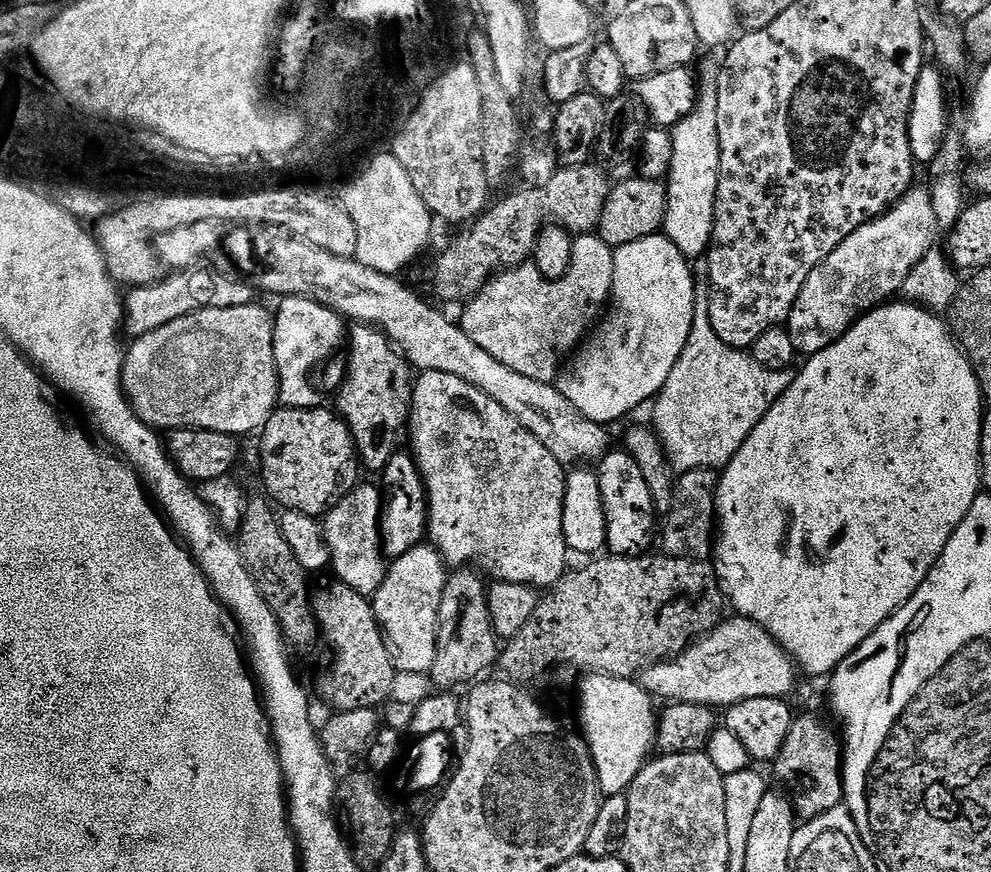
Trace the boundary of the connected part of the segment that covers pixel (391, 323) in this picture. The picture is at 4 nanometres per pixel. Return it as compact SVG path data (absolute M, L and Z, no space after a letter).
M289 234L285 241L278 242L273 238L260 240L254 248L255 255L261 256L271 262L276 269L276 284L282 287L281 295L298 296L303 295L308 300L318 302L327 308L333 308L340 313L341 317L347 318L352 322L363 322L371 324L387 334L393 345L402 353L405 360L412 365L413 369L420 372L445 372L454 374L466 382L473 384L478 390L482 390L498 406L502 406L511 414L511 416L522 425L558 462L565 466L576 466L581 462L579 460L599 461L601 457L607 455L610 451L608 445L608 432L600 424L595 424L591 415L580 411L577 401L568 400L555 383L547 384L546 382L534 382L534 378L526 378L518 374L518 370L510 370L498 358L492 357L482 346L467 337L465 329L455 324L452 320L447 320L442 313L436 308L431 308L422 297L416 292L411 292L406 285L395 275L379 272L365 264L359 264L351 256L325 256L325 252L317 252L316 249L308 250L301 248L298 243L294 242L292 234Z

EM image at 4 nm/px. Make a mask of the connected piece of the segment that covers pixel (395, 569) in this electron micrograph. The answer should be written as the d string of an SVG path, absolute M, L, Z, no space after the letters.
M432 546L424 547L411 548L395 557L400 564L392 560L387 565L386 570L392 573L392 576L384 573L382 578L387 580L388 584L380 580L379 585L383 586L384 592L376 588L375 592L379 594L380 600L372 596L370 603L377 620L384 620L383 629L393 636L393 643L402 648L402 652L398 654L400 667L408 671L422 668L429 673L435 658L436 635L440 629L440 603L449 573L444 572L446 564L440 553Z

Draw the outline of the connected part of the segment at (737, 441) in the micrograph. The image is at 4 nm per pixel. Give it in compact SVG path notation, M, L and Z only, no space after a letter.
M706 328L702 331L700 329L694 332L691 338L688 340L688 344L683 348L682 354L678 358L678 362L674 364L674 369L670 372L670 376L663 384L663 388L660 393L657 393L656 399L656 416L653 422L653 429L661 441L662 449L664 449L665 458L667 458L671 469L678 474L692 473L696 469L702 468L714 468L716 464L721 465L726 462L737 452L739 446L742 445L745 438L757 422L761 420L762 416L768 412L770 406L775 402L780 393L780 385L776 380L776 376L769 367L765 367L757 359L753 357L751 353L741 349L734 349L731 345L724 344L720 338L711 329Z

